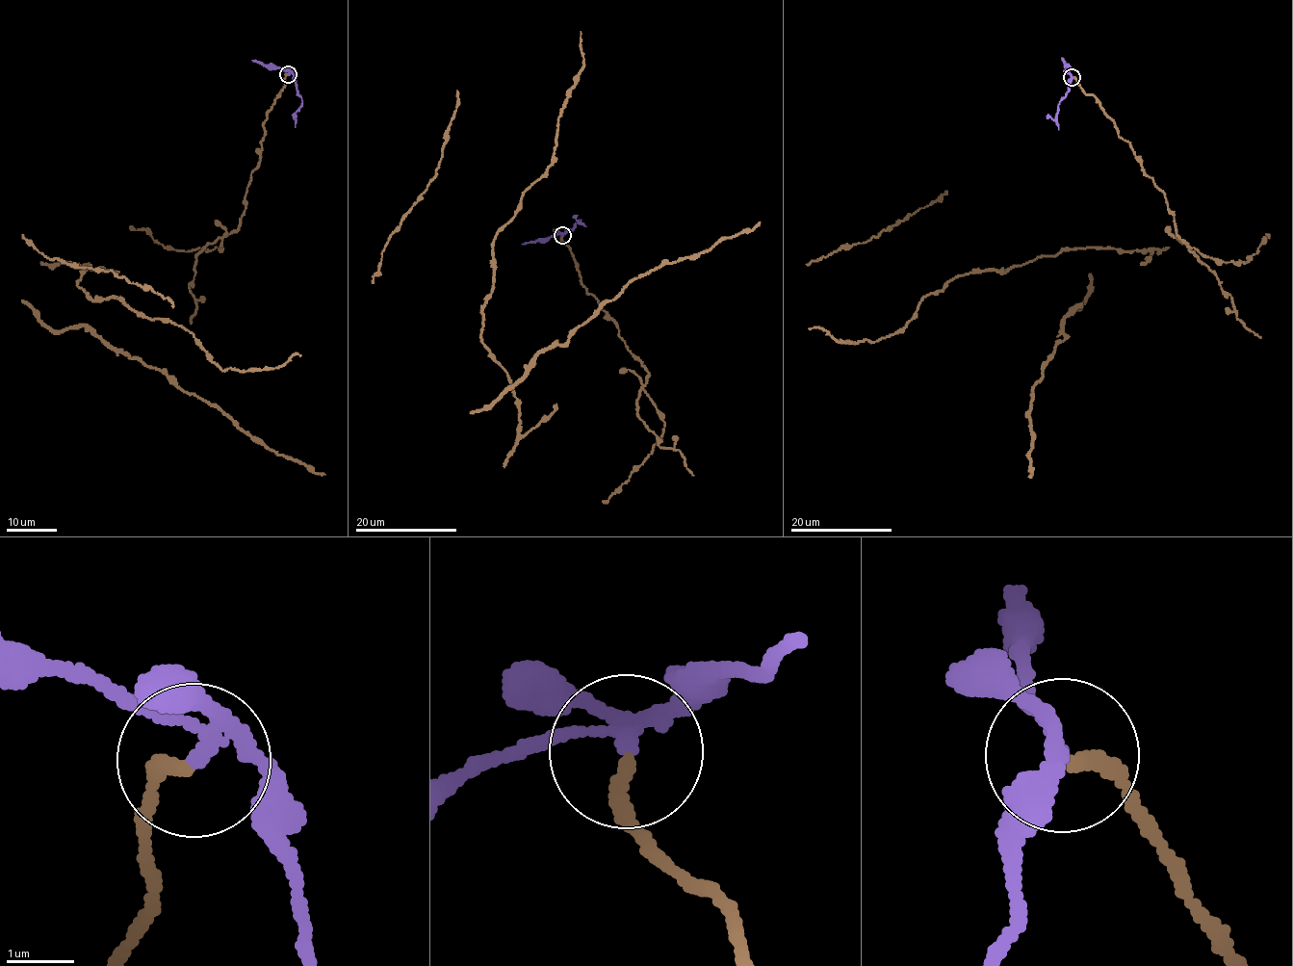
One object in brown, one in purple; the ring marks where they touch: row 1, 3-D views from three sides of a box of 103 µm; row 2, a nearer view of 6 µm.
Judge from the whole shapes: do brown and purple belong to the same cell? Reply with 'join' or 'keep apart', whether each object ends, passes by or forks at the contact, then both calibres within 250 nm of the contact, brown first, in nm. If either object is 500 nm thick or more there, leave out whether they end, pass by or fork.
keep apart; brown ends; purple forks; calibres 200 and 160 nm

